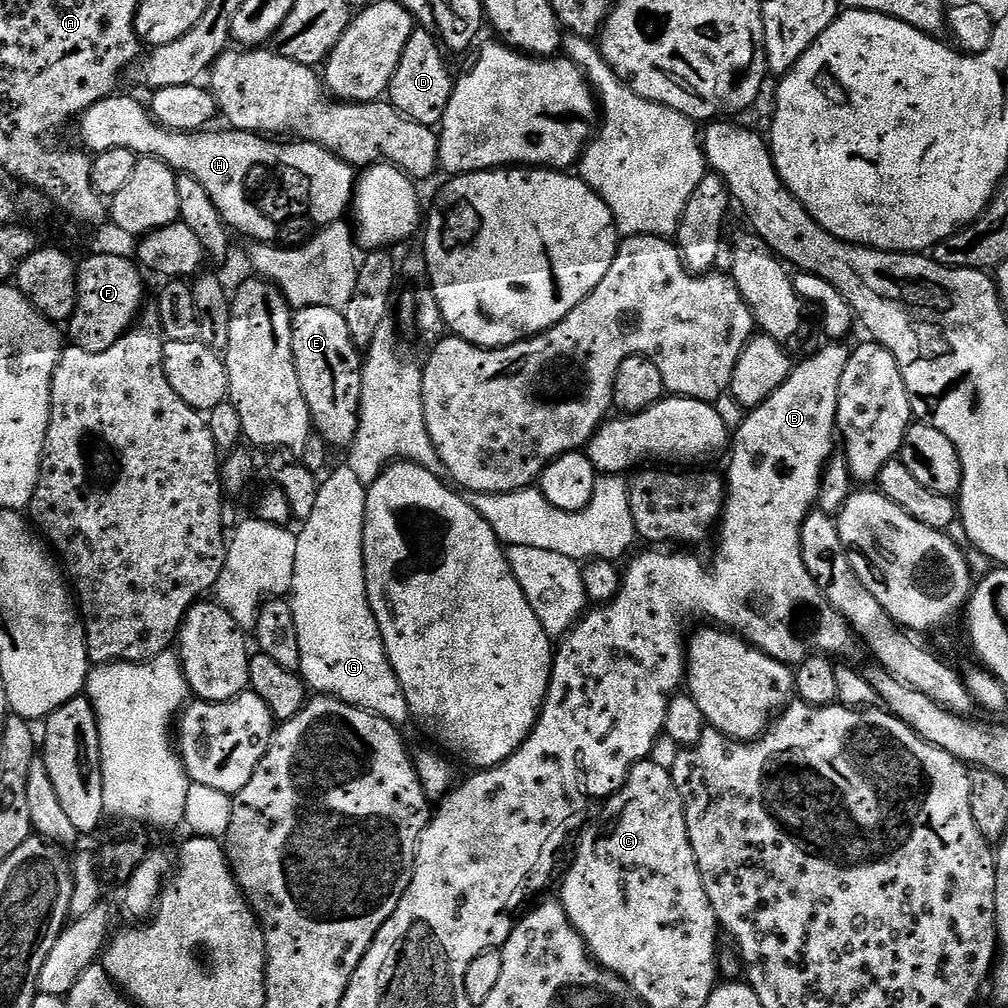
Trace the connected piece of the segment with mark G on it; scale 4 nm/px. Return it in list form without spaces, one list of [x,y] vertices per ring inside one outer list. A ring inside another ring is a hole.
[[[347,466],[333,467],[320,484],[314,510],[310,518],[303,521],[301,528],[304,529],[299,529],[296,537],[298,554],[294,558],[294,582],[290,593],[294,627],[298,630],[298,651],[302,654],[299,675],[313,693],[330,696],[366,710],[373,716],[386,718],[391,724],[404,726],[410,720],[406,694],[390,666],[366,590],[364,519],[367,497],[367,487],[358,482],[354,470]]]

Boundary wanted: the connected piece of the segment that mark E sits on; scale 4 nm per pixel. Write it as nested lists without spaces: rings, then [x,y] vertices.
[[[312,306],[310,308],[301,308],[292,317],[292,349],[294,350],[294,366],[298,370],[298,386],[302,386],[302,398],[306,398],[306,406],[312,415],[312,426],[315,435],[321,436],[328,443],[329,449],[347,450],[351,448],[356,431],[358,430],[358,422],[360,421],[360,399],[362,398],[362,352],[356,347],[354,338],[350,338],[350,326],[346,326],[346,318],[343,311],[338,308],[330,308],[328,306]]]

